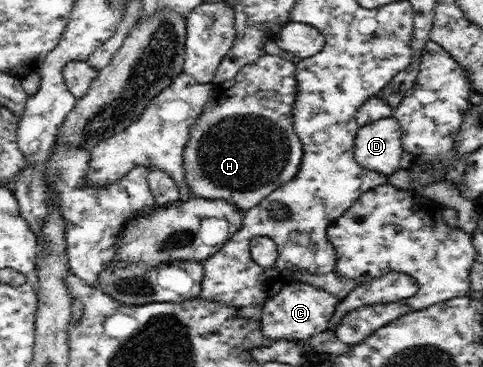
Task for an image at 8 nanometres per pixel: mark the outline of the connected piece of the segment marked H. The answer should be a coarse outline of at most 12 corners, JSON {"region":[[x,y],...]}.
{"region":[[296,63],[213,84],[183,152],[195,196],[246,212],[295,179]]}

